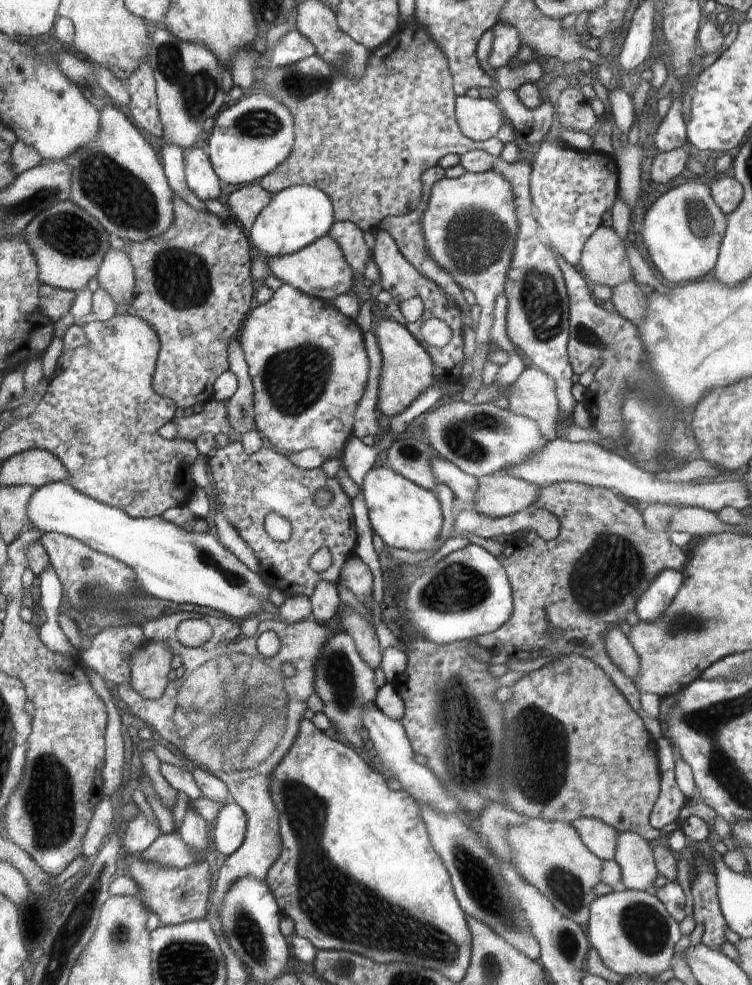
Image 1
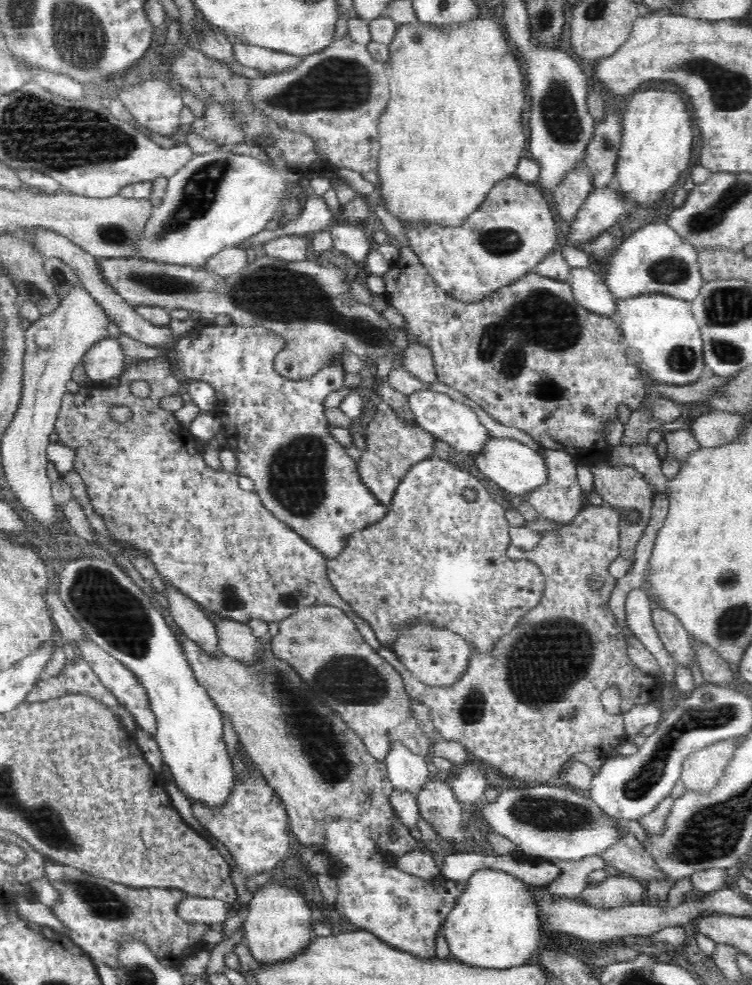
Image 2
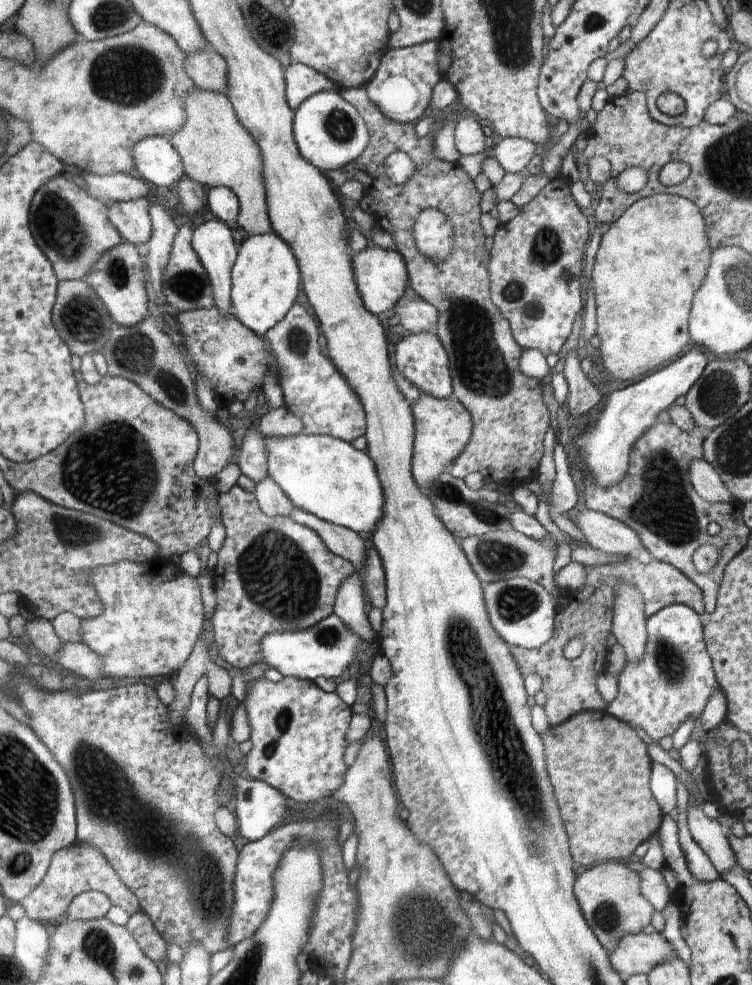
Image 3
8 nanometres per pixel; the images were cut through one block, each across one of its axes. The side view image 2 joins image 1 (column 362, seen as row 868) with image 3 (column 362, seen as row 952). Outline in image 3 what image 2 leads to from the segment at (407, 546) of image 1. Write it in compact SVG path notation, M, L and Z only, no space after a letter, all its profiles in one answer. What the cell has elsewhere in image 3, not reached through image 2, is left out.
M303 432L291 437L264 437L266 445L267 476L279 484L294 506L319 519L357 532L371 534L382 518L384 495L376 467L366 450L359 451L351 443L330 435L307 435Z

